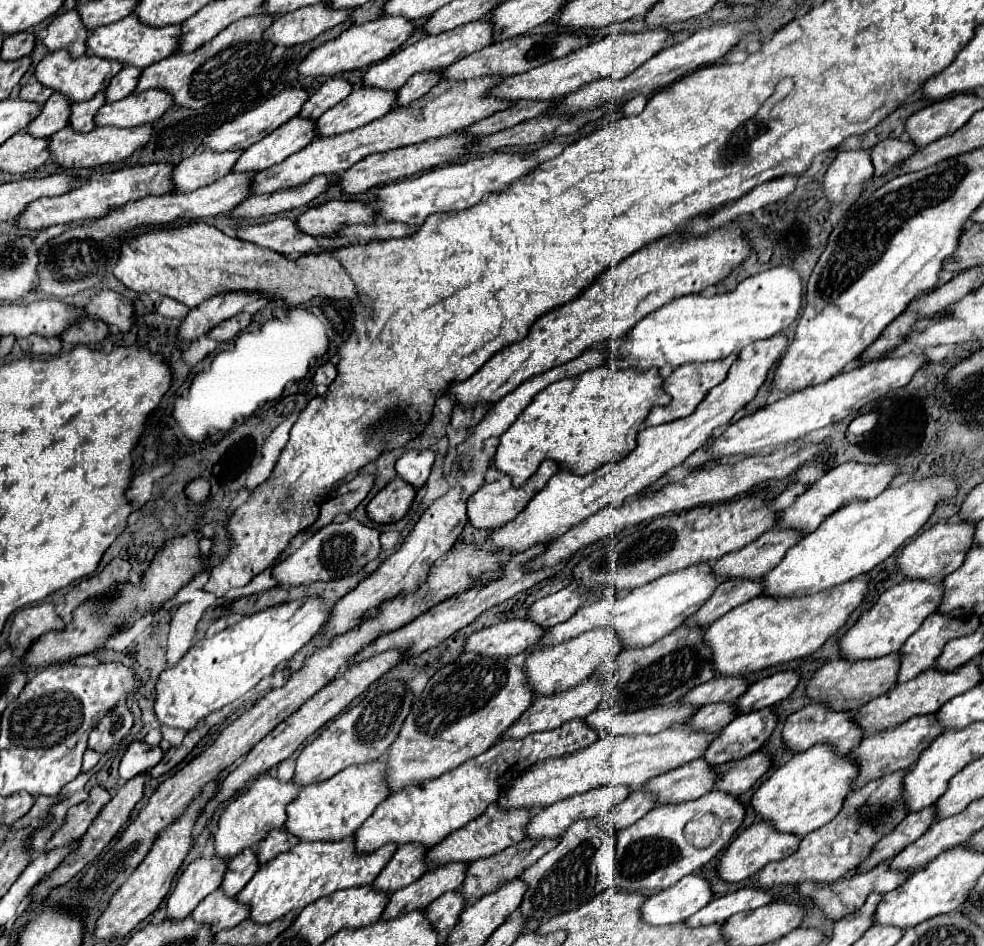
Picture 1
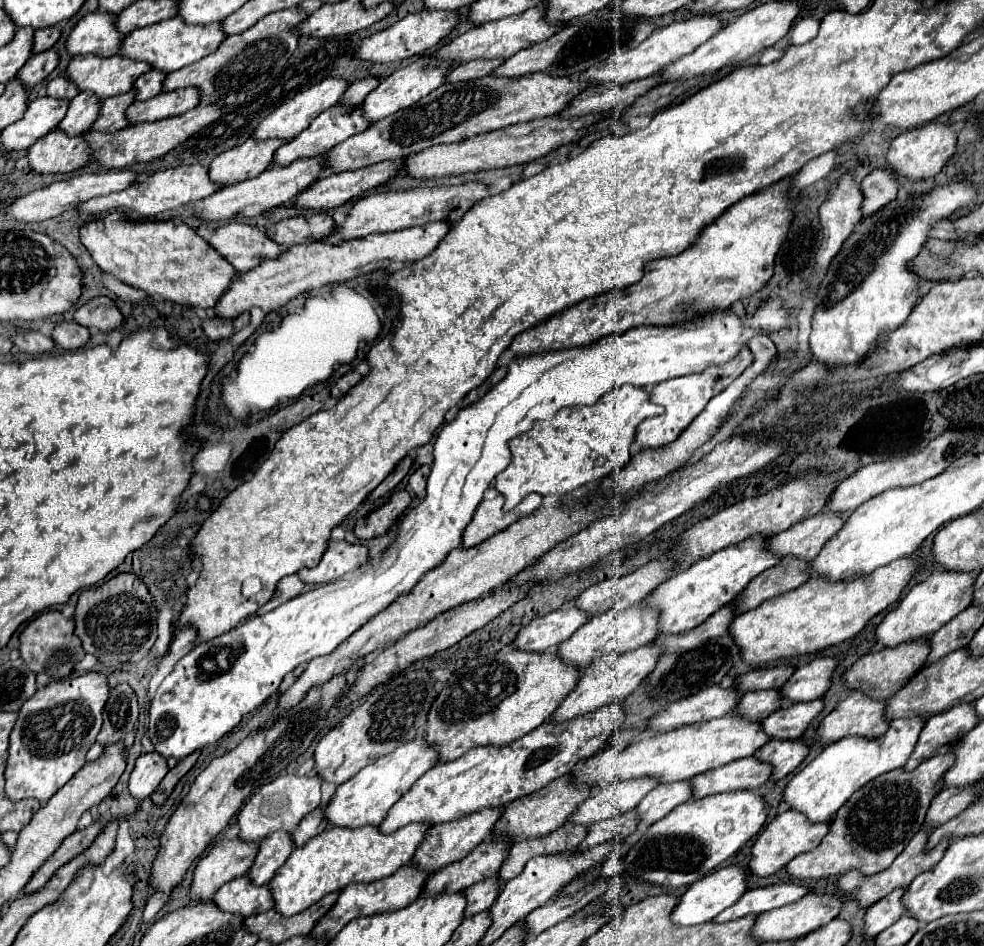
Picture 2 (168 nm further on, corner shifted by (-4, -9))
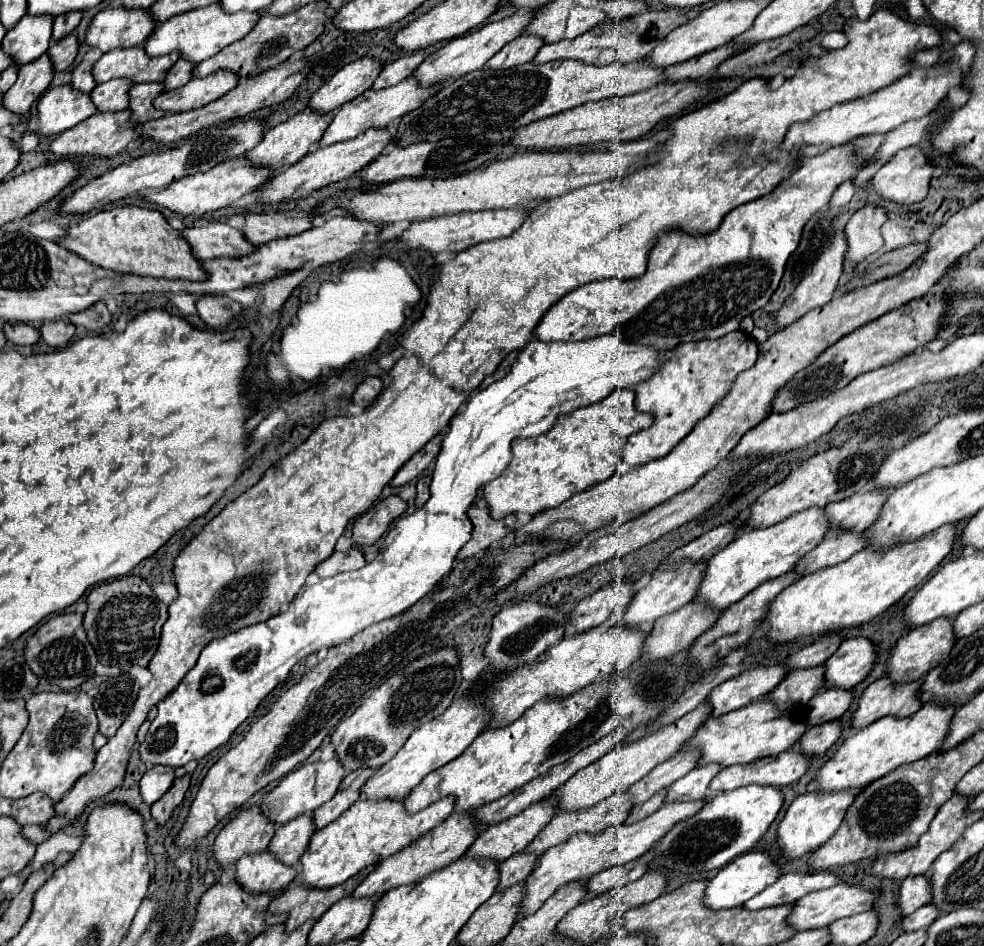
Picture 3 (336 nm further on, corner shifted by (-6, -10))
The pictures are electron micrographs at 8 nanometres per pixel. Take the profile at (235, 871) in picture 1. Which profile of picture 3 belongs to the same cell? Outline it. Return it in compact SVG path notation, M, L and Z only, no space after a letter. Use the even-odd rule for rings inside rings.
M304 814L292 818L288 824L280 824L276 828L276 834L268 848L272 848L272 852L276 852L276 856L284 864L294 866L300 862L300 856L306 852L314 832L316 828L312 828L312 816Z

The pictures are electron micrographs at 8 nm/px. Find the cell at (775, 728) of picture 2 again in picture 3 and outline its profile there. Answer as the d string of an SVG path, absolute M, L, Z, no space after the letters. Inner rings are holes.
M826 688L808 702L808 724L824 724L840 718L852 704L854 692L842 688Z

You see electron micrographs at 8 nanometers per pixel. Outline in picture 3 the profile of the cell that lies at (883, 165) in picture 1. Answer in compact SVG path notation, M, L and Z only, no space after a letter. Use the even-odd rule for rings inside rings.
M864 206L858 212L854 212L846 224L846 240L848 240L848 252L844 262L844 272L850 274L854 268L864 262L868 256L876 254L882 248L882 236L880 228L886 222L884 208L878 206Z

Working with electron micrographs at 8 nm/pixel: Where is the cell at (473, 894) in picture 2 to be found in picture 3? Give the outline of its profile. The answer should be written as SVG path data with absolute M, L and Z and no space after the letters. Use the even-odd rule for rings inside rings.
M526 850L504 860L500 864L500 884L496 890L506 890L508 886L526 880L532 874L532 868L536 868L536 860L538 856L532 856L532 852Z

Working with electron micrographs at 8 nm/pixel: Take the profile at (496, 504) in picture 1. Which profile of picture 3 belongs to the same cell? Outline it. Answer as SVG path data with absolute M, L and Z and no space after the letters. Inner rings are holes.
M472 506L468 510L468 518L474 524L474 530L472 530L472 538L468 540L468 544L464 544L464 548L458 552L458 560L466 560L466 558L486 550L490 544L494 544L494 542L502 540L506 534L510 534L516 524L514 514L502 518L502 520L494 520L486 508L478 508L478 506Z

